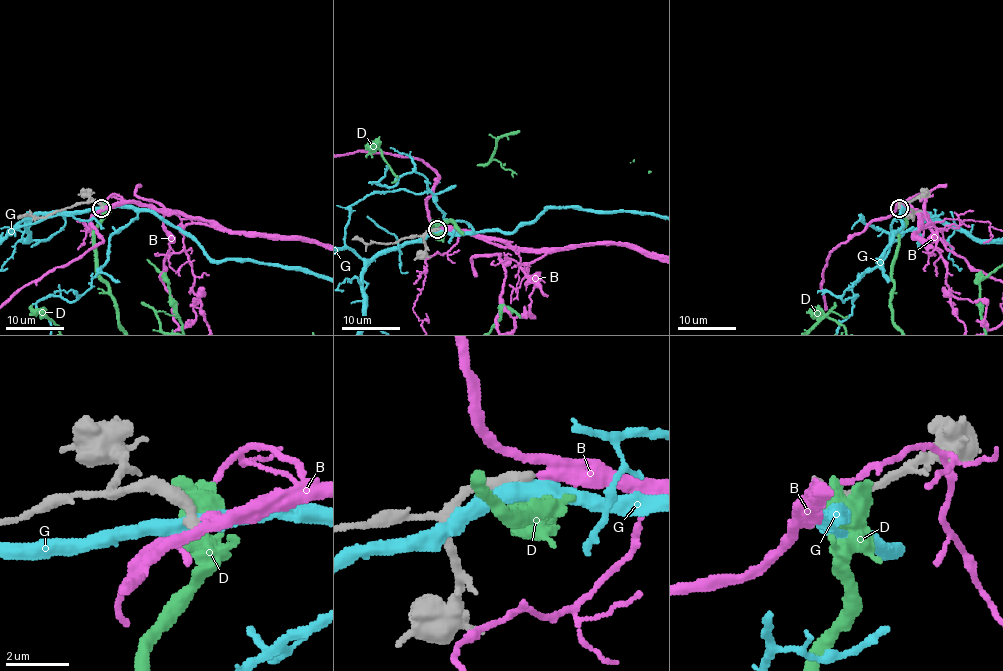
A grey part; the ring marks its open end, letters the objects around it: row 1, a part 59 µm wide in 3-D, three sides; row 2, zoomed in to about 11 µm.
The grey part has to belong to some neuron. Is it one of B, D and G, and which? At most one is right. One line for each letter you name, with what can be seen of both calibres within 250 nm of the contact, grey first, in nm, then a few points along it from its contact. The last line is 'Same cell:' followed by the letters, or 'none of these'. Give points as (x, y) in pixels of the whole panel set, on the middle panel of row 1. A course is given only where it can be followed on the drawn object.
Same cell: none of these

